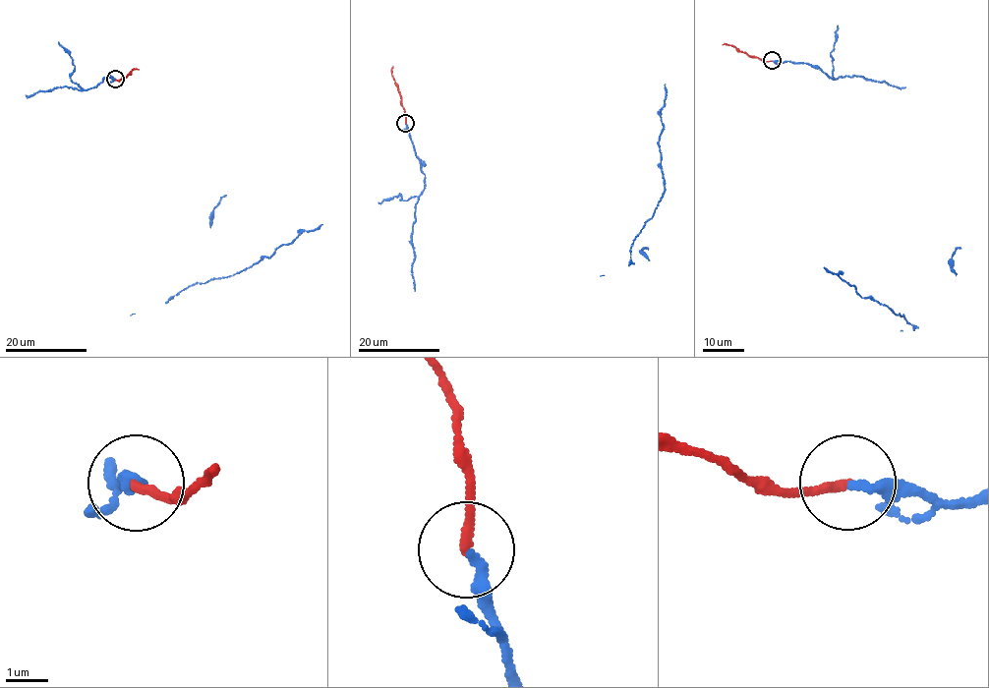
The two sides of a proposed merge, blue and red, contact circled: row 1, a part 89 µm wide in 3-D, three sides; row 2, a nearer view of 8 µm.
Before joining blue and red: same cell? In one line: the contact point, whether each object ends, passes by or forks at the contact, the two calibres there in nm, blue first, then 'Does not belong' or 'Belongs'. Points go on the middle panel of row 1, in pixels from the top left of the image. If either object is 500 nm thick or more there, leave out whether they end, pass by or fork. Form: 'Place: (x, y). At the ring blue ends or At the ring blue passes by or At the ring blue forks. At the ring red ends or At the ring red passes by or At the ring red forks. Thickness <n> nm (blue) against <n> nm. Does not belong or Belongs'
Place: (405, 123). At the ring blue ends. At the ring red ends. Thickness 200 nm (blue) against 220 nm. Belongs

